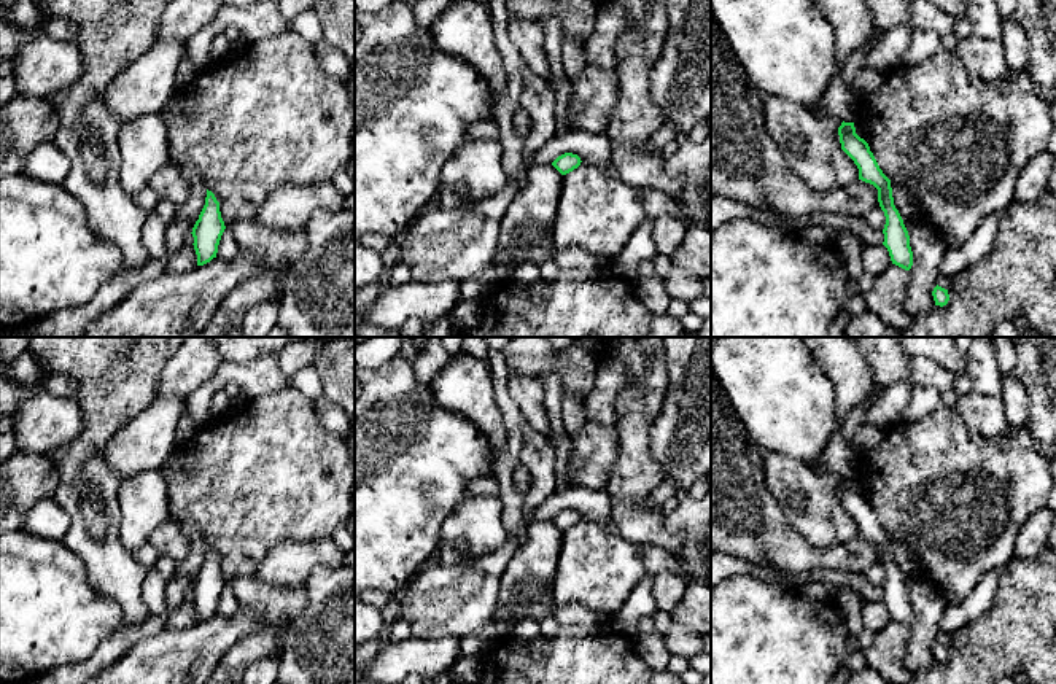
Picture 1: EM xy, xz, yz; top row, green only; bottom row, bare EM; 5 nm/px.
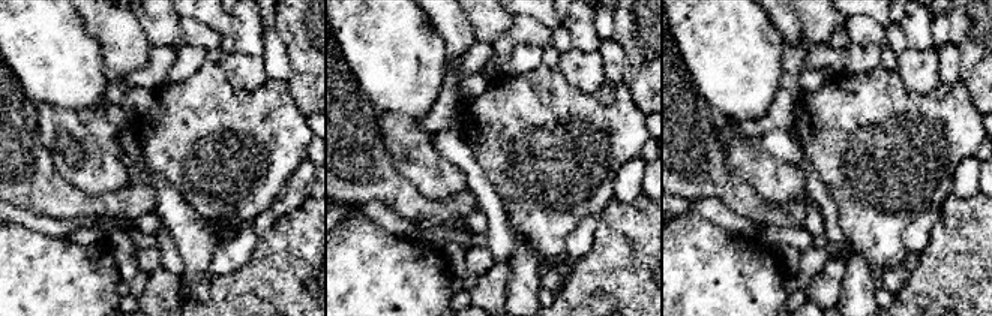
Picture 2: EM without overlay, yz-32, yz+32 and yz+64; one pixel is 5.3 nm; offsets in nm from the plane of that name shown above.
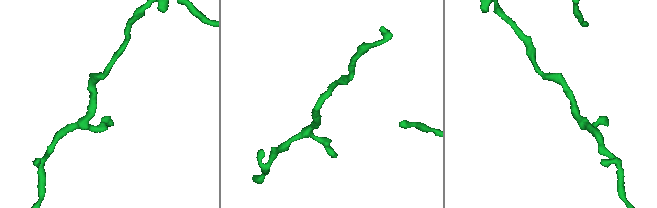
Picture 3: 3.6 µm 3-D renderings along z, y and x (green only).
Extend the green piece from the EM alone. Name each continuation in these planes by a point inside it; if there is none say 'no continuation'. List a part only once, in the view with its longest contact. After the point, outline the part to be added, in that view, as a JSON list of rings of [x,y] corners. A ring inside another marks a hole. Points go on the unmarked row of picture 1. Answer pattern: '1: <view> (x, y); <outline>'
no continuation

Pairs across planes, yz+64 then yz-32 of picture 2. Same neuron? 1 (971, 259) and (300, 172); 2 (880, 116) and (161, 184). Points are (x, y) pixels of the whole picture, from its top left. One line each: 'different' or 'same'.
1: different
2: different

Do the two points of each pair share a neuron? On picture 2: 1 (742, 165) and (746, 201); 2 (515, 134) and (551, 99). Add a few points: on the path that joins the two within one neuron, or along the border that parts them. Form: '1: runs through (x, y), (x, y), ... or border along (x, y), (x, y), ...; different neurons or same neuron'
1: border along (724, 150), (727, 168), (770, 202); different neurons
2: runs through (524, 126), (542, 108); same neuron

